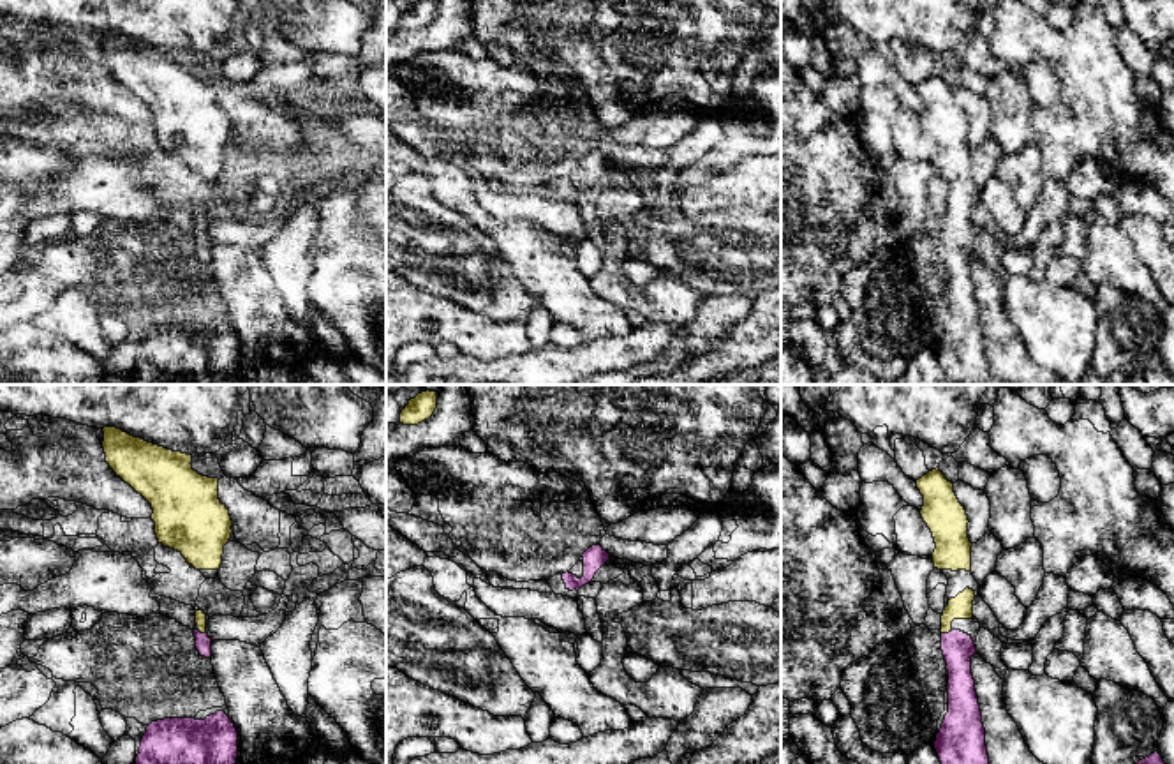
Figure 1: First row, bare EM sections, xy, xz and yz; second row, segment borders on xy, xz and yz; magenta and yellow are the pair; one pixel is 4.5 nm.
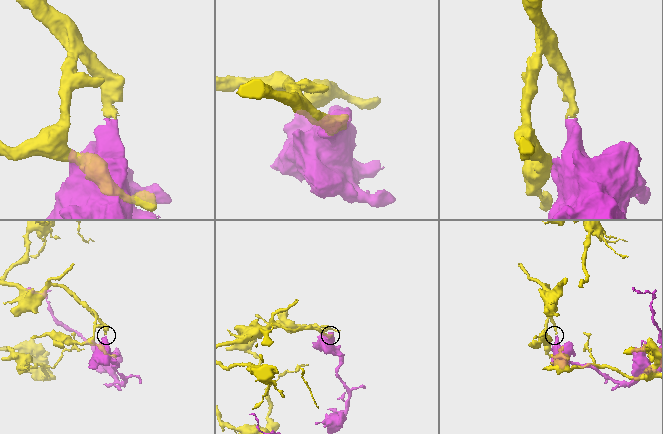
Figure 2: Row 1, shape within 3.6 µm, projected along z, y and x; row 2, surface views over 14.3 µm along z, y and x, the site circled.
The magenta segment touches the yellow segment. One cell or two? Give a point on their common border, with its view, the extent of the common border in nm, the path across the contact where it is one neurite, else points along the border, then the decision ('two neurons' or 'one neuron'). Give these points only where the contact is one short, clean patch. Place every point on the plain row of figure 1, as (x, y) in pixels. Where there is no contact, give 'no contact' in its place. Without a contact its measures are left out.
contact yz (949, 237); length 60 nm; one neuron

